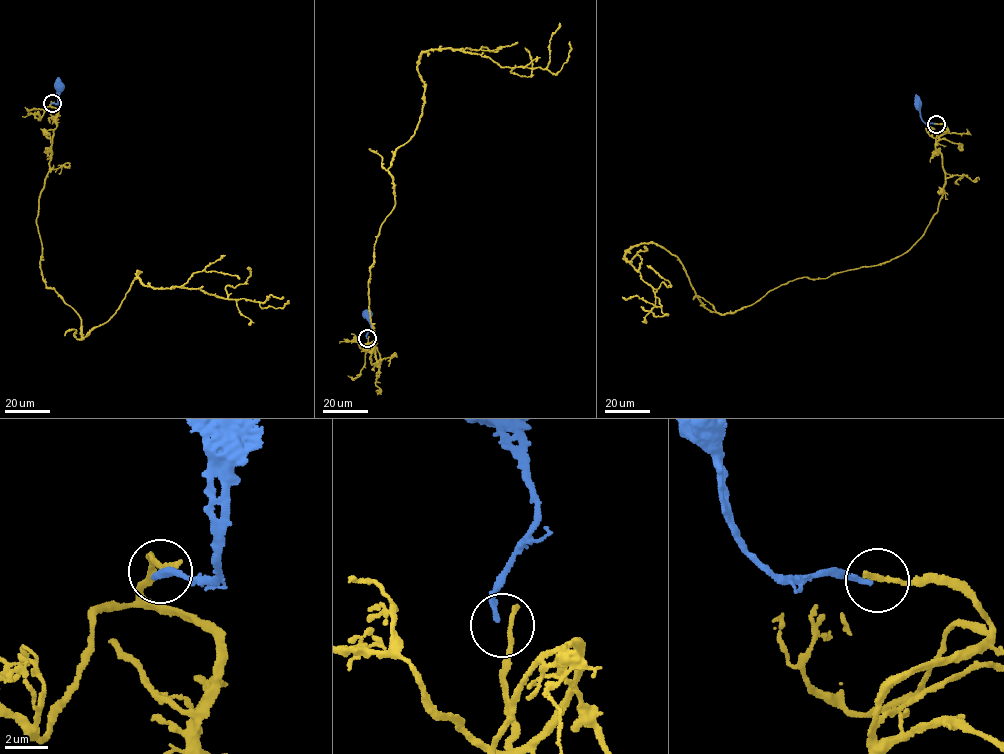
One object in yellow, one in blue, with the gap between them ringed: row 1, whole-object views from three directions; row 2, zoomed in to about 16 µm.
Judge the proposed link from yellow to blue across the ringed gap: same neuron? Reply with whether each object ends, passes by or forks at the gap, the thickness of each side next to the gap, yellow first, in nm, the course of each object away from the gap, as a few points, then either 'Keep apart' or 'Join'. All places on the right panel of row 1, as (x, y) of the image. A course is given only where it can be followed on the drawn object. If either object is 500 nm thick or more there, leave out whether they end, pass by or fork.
At the ring yellow ends. At the ring blue ends. Thickness 320 nm (yellow) against 260 nm. Course of yellow: (936, 123), (942, 196), (903, 254), (721, 314), (676, 256), (642, 244), (626, 260), (667, 315), (640, 307). Course of blue: (936, 124), (925, 123), (917, 104). Keep apart

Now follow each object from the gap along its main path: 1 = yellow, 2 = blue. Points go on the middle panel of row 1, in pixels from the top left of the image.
1: (367, 339), (377, 364), (369, 267), (422, 113), (419, 56), (556, 74), (570, 41)
2: (366, 338), (371, 327), (367, 314)

